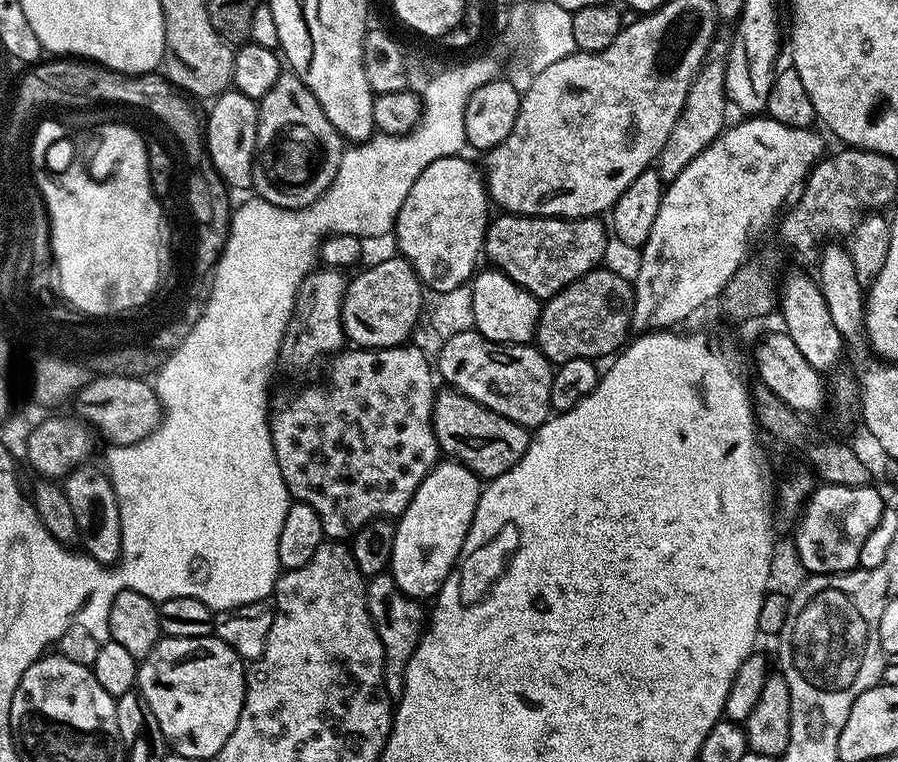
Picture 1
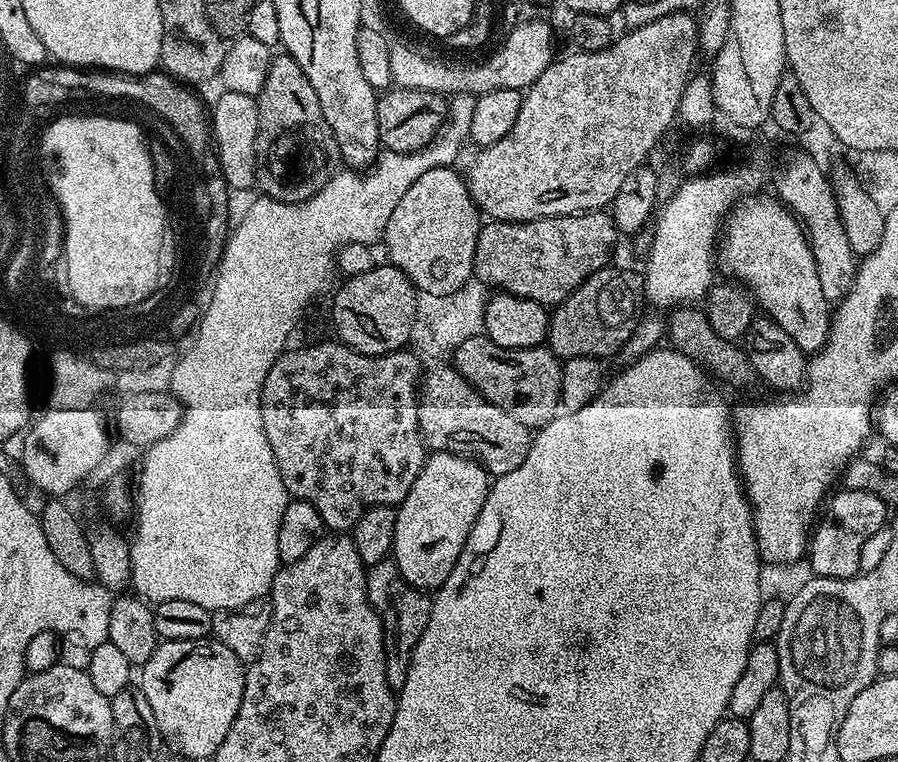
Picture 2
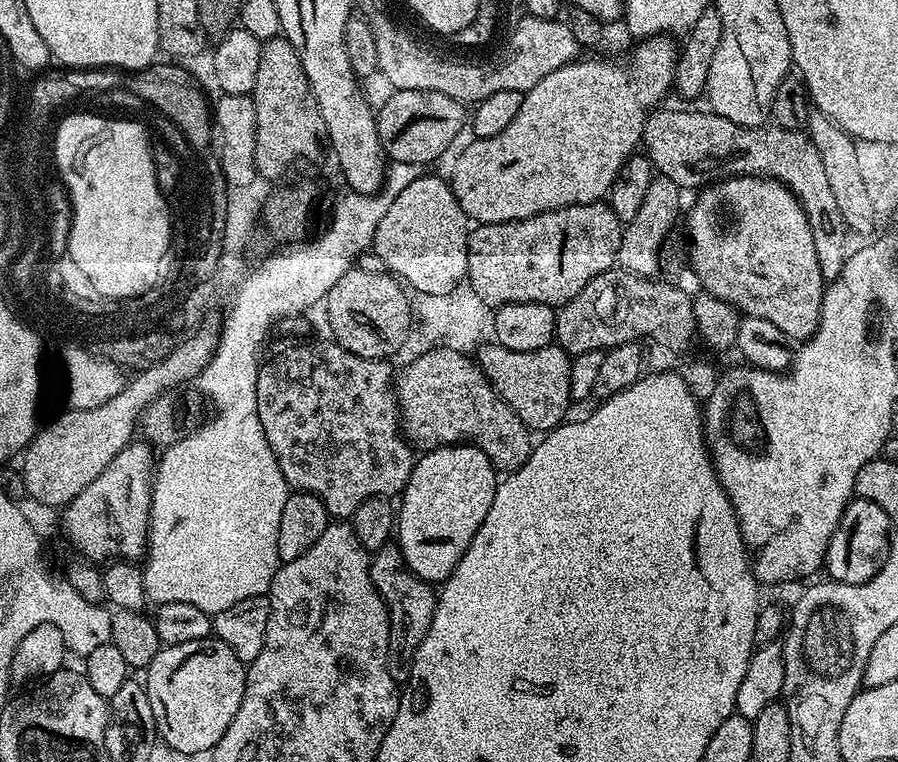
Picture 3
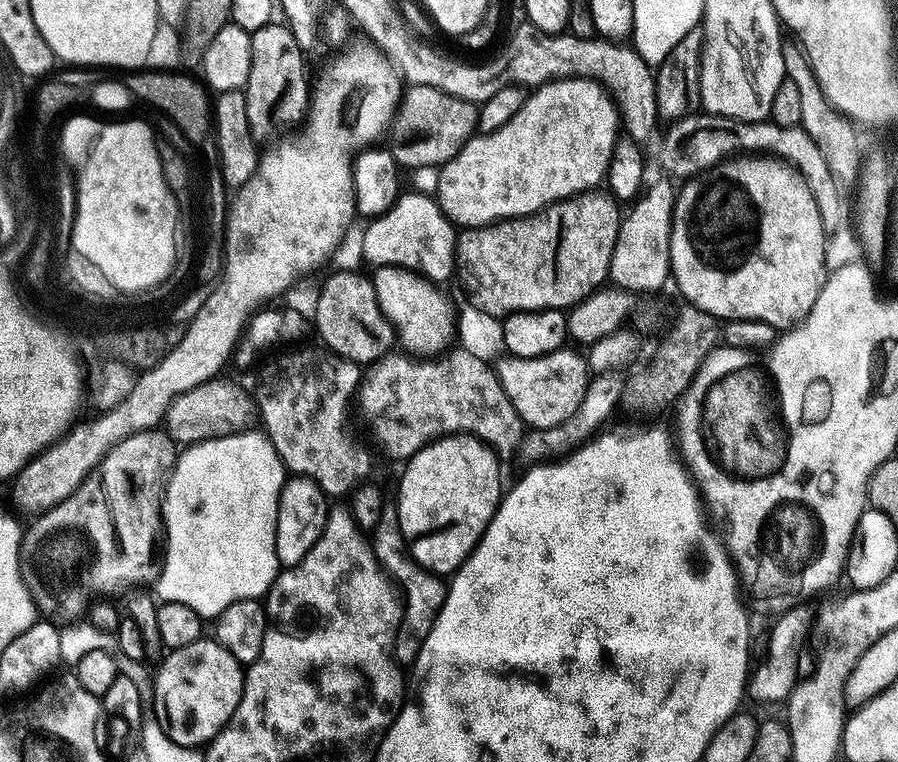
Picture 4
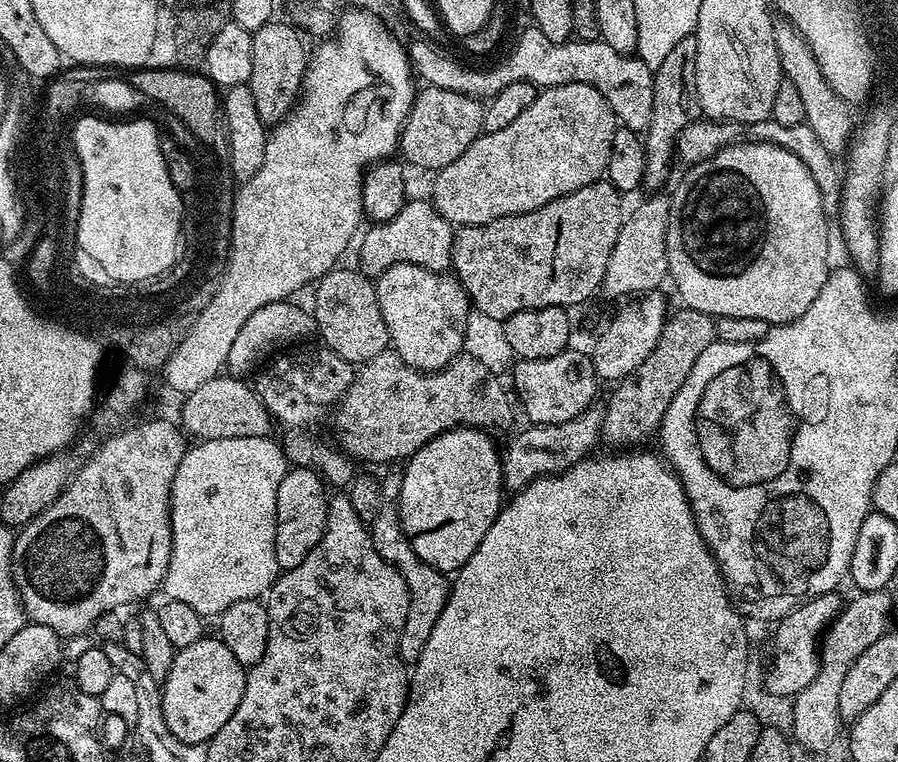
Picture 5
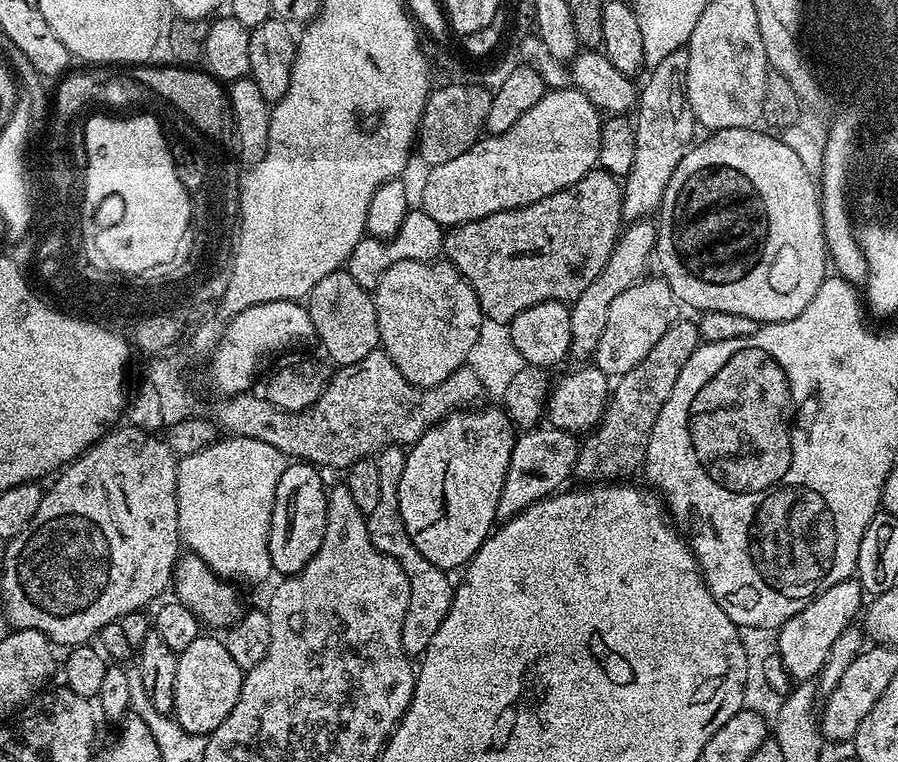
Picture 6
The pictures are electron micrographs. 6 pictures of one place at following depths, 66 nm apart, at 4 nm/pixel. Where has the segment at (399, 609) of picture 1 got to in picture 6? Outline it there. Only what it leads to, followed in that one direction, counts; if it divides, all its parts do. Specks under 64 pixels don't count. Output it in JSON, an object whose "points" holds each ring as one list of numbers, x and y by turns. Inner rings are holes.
{"points":[[400,446,383,448,376,453,374,459,378,466,382,491,377,508,370,510,366,515,370,542,374,542,381,554,394,558,394,562,398,562,398,566,406,570,406,578,410,578,410,602,406,606,406,618,402,618,402,650,410,658,419,658,430,646,438,626,442,626,442,622,448,617,454,584,453,581,448,581,449,573,425,558,418,546,414,546,410,534,406,534,406,526,402,522,398,506,398,486,402,482,402,470,406,470,407,457,407,451]]}

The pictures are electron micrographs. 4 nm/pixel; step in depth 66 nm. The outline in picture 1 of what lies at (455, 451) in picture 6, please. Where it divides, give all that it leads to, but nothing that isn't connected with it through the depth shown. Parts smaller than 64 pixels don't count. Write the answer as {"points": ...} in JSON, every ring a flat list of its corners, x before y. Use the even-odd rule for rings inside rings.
{"points":[[451,458,437,463,418,486,414,498,395,521,396,537,390,575,404,593,421,602,435,597,456,566,480,501,482,481]]}

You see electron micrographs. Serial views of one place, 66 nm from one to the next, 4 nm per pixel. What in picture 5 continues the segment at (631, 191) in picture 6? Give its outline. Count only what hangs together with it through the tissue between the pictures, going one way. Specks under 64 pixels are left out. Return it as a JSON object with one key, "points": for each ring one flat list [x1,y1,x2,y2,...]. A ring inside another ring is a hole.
{"points":[[695,35,682,38,670,54,666,54,662,66,654,69,652,78,652,113,646,131,643,133,646,170,644,171,645,189,660,190,668,176,668,167,674,161,676,141,681,139,685,128,697,119,696,87,694,86,694,58,696,57]]}

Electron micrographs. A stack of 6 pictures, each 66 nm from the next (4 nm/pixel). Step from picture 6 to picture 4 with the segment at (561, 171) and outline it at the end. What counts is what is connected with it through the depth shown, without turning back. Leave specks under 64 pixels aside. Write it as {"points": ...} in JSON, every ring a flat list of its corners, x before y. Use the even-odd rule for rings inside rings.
{"points":[[571,76,565,80,551,80,548,84,542,84,531,94,525,95,522,110,493,132,480,132,473,134,469,140,449,161,439,169,440,177,436,180,434,195,440,208,447,214,448,219,461,229,483,228,486,224,495,224,502,220,514,220,517,216,532,216,536,212,542,212,552,204,557,204,559,200,568,200,571,196,580,196,583,192,590,192,599,189,605,183,610,160,614,154,617,140,622,136,622,119,620,111,612,100,612,95,597,82,597,80,587,80,584,76]]}

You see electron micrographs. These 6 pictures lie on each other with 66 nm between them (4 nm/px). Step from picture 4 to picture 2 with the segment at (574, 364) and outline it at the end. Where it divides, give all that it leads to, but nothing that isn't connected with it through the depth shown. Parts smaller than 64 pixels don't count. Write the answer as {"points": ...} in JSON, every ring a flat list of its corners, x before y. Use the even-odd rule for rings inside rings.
{"points":[[481,334,474,338,466,338,454,349,450,356,451,363,456,371,466,378,466,382,476,385,476,389,483,394,494,406,506,410,510,418,517,422,522,422,530,430,545,428,552,419,561,411,560,404,560,370,562,361,555,356,547,346,539,348,503,348,498,346,493,340]]}

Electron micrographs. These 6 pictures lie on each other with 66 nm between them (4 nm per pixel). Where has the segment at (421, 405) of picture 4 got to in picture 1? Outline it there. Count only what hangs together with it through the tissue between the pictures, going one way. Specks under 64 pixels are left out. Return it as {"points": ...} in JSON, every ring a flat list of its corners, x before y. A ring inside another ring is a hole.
{"points":[[451,390,437,391,432,401,432,428,436,432,436,441,441,453,445,457,451,458,480,477,481,481,491,482,497,480,506,470,510,470,526,454,530,439,529,429,523,428,521,424,516,424,510,418,499,416,494,410,482,406,477,400,466,398,460,392]]}

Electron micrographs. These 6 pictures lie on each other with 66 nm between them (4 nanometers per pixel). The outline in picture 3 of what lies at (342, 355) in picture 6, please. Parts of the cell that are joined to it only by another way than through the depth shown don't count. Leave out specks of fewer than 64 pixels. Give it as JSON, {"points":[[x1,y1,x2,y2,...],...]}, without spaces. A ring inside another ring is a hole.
{"points":[[352,267,326,289,322,309,328,315,329,333,350,354,388,360,407,342,408,331,414,328,410,296,405,285,387,271,367,272,360,267]]}

